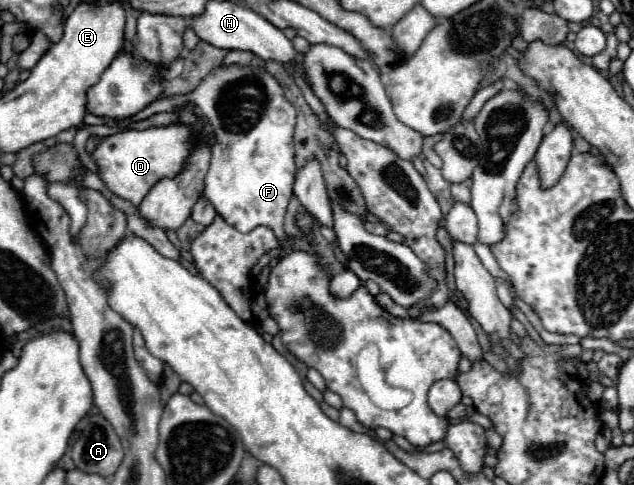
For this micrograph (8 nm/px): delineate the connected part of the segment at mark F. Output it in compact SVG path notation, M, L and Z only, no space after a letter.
M231 65L227 69L219 67L203 83L183 97L197 105L199 113L205 115L215 129L215 147L211 147L211 165L205 175L205 187L201 197L207 199L215 211L225 219L225 223L233 225L241 233L249 233L259 225L267 225L275 231L279 241L283 243L283 217L287 205L293 197L295 183L295 149L293 149L293 127L295 127L295 109L285 99L283 89L275 81L271 73L267 73L259 65L237 67Z

